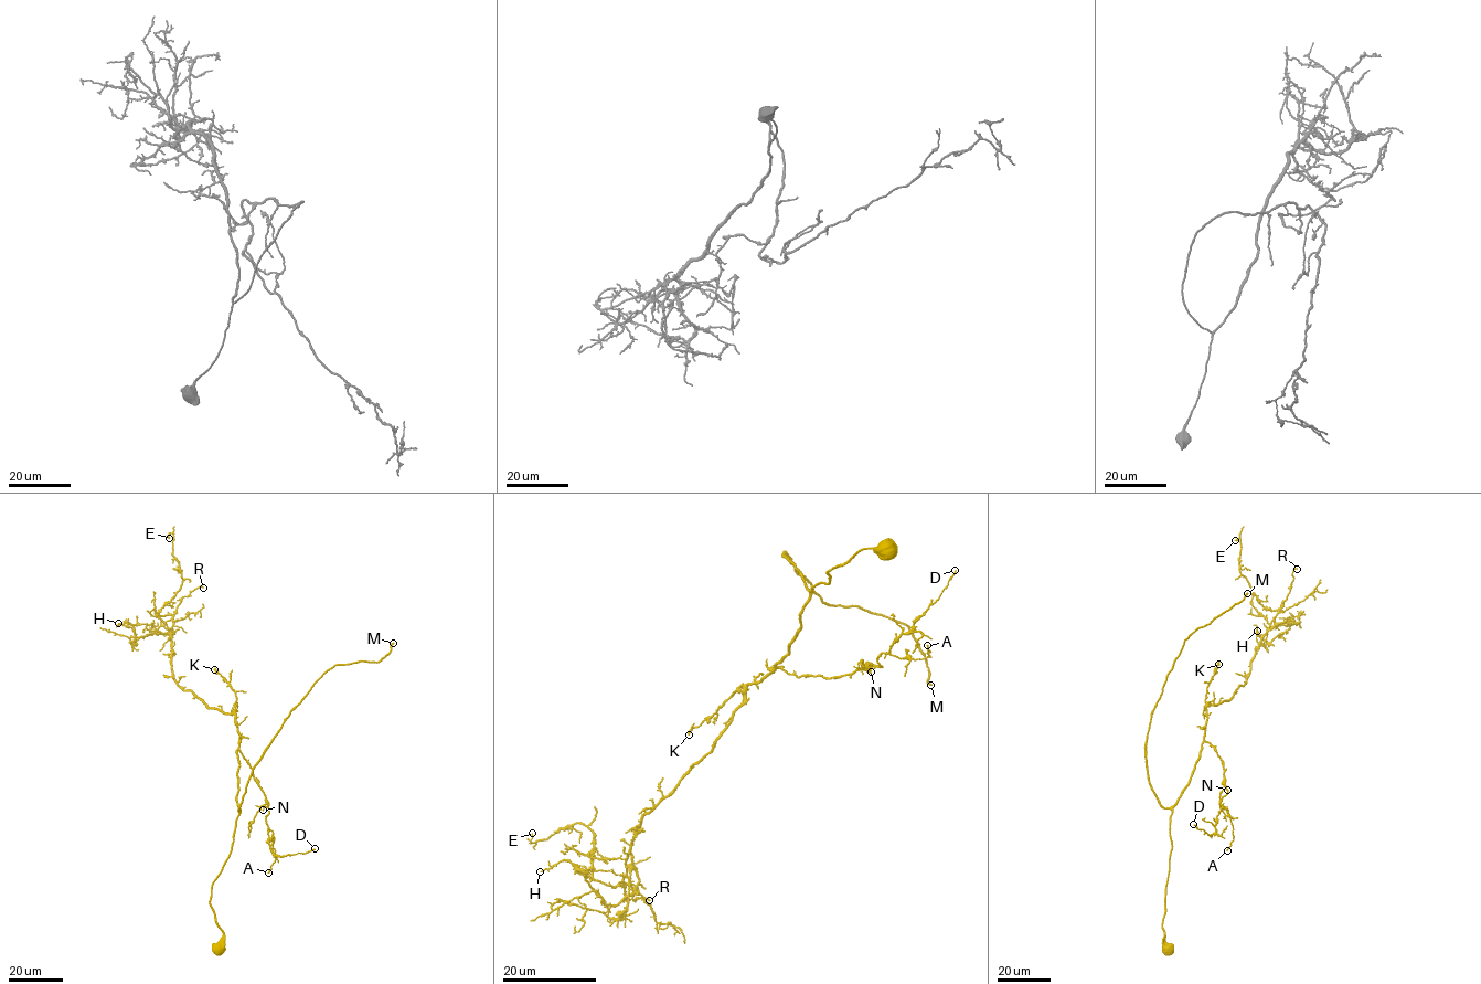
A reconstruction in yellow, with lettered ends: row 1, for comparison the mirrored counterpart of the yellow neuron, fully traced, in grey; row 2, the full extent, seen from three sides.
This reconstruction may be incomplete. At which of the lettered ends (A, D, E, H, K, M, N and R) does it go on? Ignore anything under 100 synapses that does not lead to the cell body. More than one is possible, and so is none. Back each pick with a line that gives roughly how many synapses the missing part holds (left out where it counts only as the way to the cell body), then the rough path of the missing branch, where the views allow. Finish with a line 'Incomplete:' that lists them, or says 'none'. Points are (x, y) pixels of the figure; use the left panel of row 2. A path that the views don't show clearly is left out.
M: about 170 synapses; missing branch runs (393, 643), (390, 630), (366, 625), (343, 662), (315, 662), (338, 654), (361, 675), (366, 717), (355, 729)
Incomplete: M

